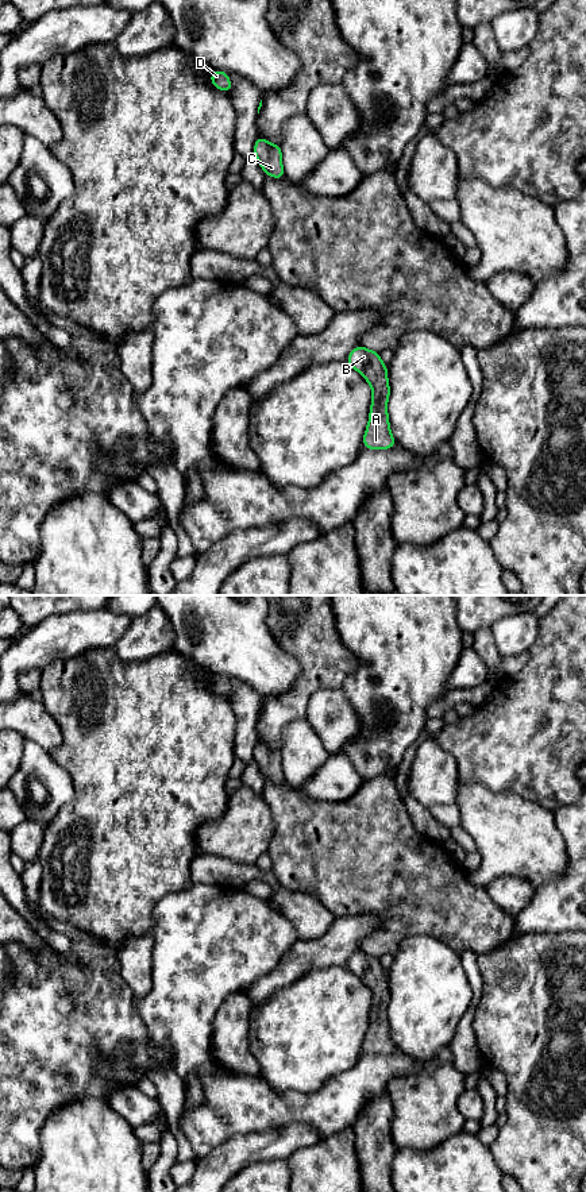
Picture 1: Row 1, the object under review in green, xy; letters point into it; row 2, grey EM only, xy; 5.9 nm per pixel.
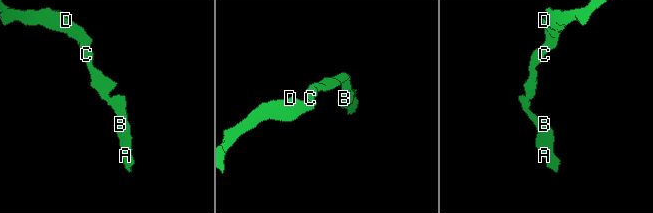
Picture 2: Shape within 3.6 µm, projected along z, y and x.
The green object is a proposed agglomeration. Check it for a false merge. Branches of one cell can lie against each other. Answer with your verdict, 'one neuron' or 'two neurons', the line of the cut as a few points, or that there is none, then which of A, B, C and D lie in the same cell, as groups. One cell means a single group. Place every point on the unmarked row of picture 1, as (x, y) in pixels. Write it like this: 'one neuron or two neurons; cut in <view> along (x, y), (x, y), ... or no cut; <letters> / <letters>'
one neuron; no cut; A B C D

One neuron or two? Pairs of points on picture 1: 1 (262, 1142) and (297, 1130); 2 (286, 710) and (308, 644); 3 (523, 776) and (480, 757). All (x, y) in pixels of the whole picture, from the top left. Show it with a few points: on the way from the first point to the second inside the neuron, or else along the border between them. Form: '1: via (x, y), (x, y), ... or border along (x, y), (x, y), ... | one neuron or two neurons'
1: via (270, 1142), (284, 1142), (289, 1138) | one neuron
2: via (299, 694), (308, 683), (308, 660) | one neuron
3: via (512, 766), (504, 757), (490, 757) | one neuron

